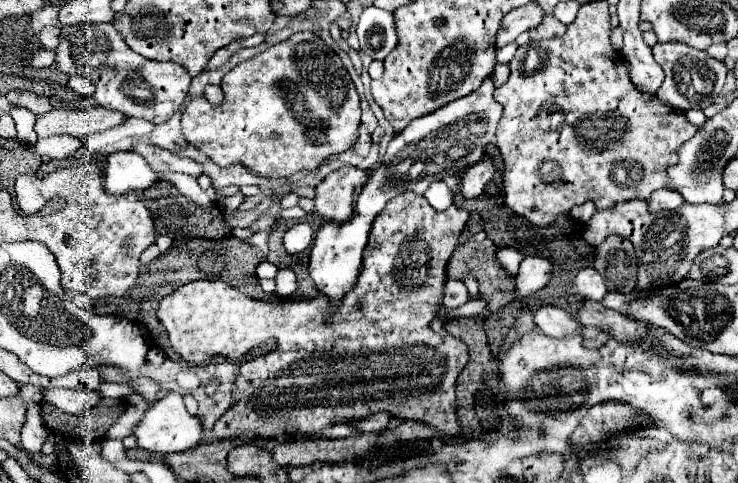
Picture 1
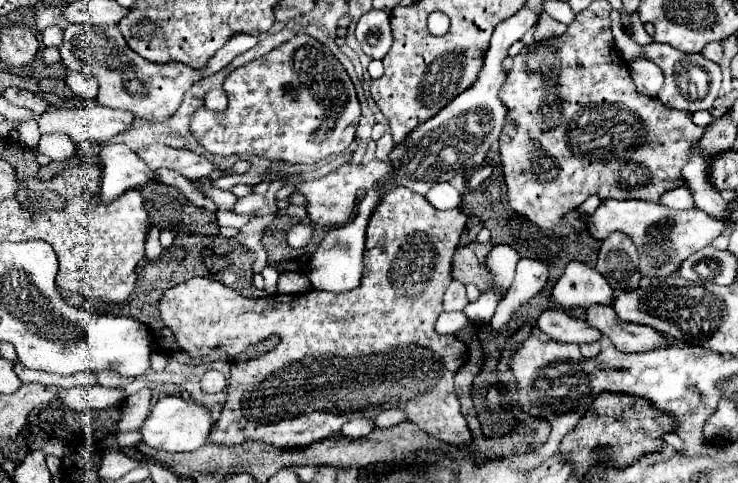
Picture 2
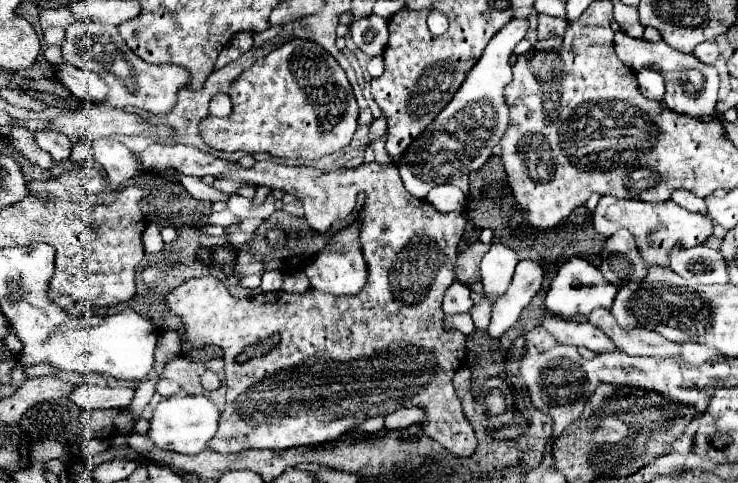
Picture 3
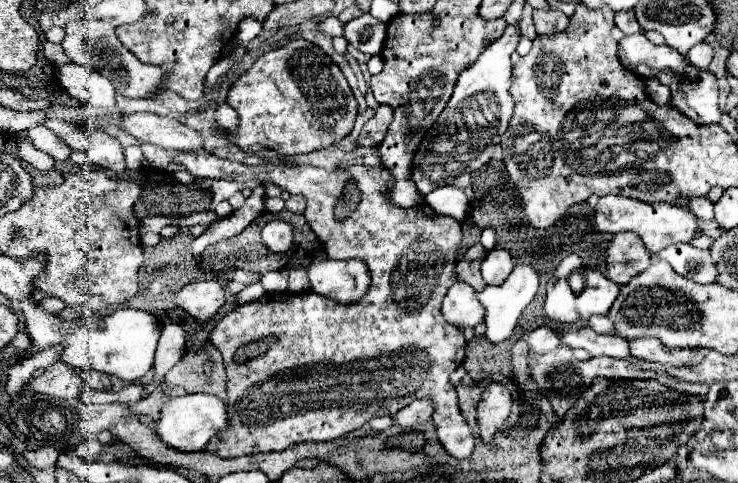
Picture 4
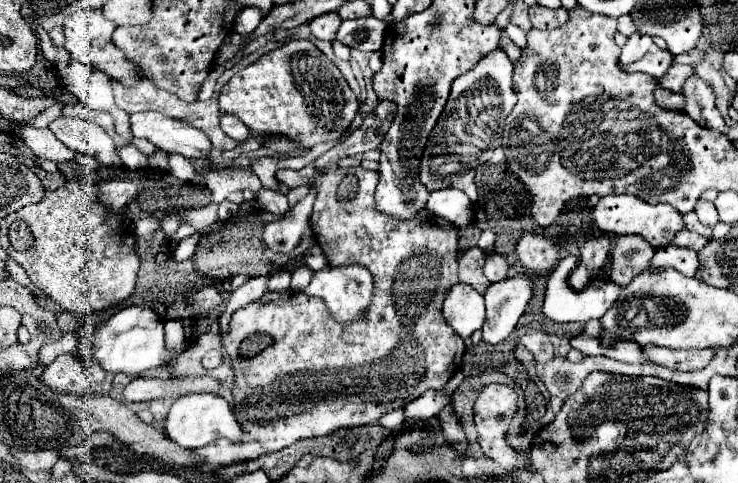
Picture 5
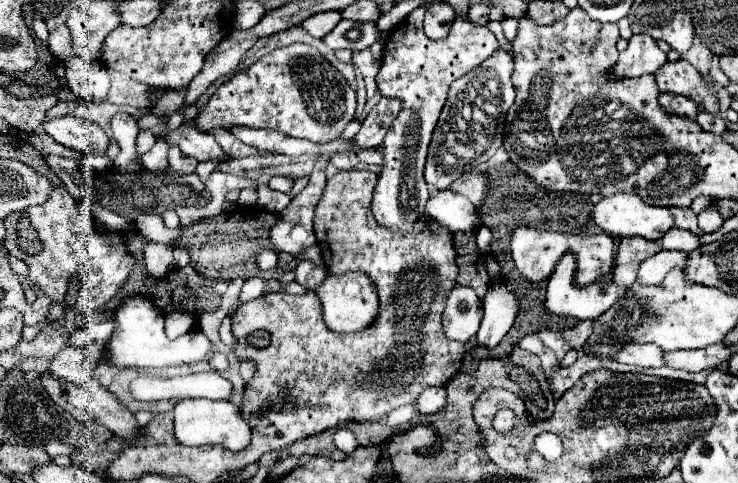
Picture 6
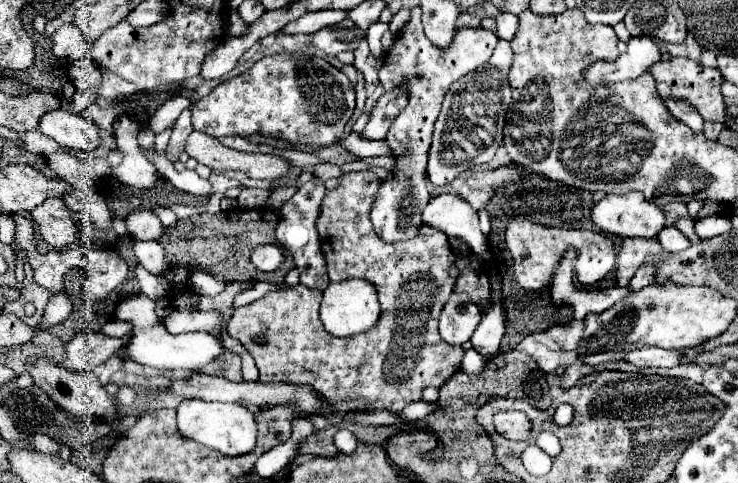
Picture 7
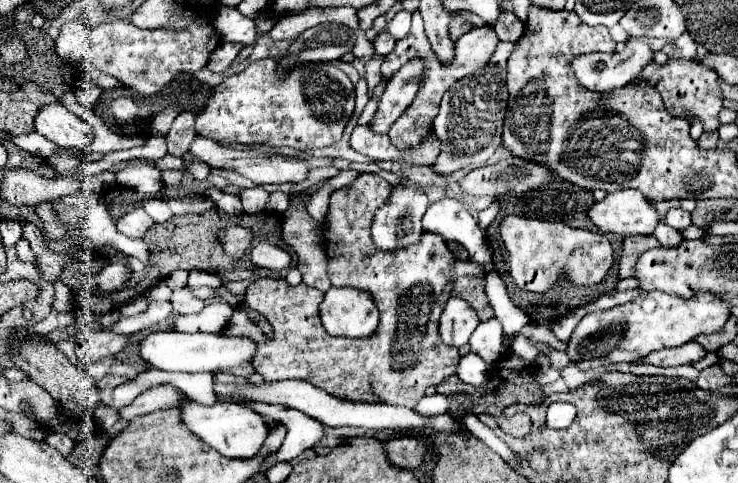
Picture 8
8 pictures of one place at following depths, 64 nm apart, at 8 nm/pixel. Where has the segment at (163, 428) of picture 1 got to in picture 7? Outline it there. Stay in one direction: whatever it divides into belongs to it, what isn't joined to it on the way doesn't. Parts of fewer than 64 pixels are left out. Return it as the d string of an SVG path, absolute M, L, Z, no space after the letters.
M182 400L182 404L176 410L178 410L178 430L188 440L196 440L210 448L216 448L226 456L240 456L244 452L252 452L252 446L256 446L254 414L246 410L242 404Z

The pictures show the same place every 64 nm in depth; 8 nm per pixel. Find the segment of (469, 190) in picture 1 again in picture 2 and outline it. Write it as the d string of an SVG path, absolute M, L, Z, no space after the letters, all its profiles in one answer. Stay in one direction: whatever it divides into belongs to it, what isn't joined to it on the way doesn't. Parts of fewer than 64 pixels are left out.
M478 166L478 168L466 178L466 186L468 186L468 190L472 192L472 190L480 188L480 184L482 184L490 174L492 174L492 166Z

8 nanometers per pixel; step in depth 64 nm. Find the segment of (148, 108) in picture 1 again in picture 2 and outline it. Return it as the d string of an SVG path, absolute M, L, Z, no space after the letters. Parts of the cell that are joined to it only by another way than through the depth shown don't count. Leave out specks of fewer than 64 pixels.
M68 26L68 28L78 28L78 32L74 34L70 30L64 32L64 42L60 46L60 62L66 66L66 70L78 70L94 76L100 84L96 100L102 106L128 110L134 116L150 122L168 120L178 110L186 90L196 80L226 68L238 54L250 50L258 42L256 36L236 34L226 46L220 48L220 52L216 52L216 56L210 58L210 62L204 68L192 70L180 62L156 64L138 56L134 50L130 50L130 46L126 44L116 26Z

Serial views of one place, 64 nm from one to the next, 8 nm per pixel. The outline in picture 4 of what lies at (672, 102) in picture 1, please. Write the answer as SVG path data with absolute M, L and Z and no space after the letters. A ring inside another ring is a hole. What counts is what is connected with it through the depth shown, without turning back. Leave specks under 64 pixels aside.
M642 32L632 34L632 36L624 36L618 42L618 58L620 62L630 68L636 74L642 76L656 76L660 82L668 84L672 94L674 94L674 108L678 108L682 114L686 114L690 120L694 120L696 124L714 124L720 122L720 108L718 108L718 84L716 78L704 70L694 68L686 56L682 56L680 52L672 50L666 44L652 44L650 40L646 40L646 36ZM694 74L698 74L700 80L692 78Z

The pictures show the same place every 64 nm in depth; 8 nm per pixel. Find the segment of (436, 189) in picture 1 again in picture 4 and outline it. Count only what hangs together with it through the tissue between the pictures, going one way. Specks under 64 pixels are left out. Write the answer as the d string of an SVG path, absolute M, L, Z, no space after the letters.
M442 186L442 188L436 188L432 190L428 196L426 196L426 204L442 214L442 216L452 216L456 220L466 220L468 218L468 196L456 188L456 186Z

